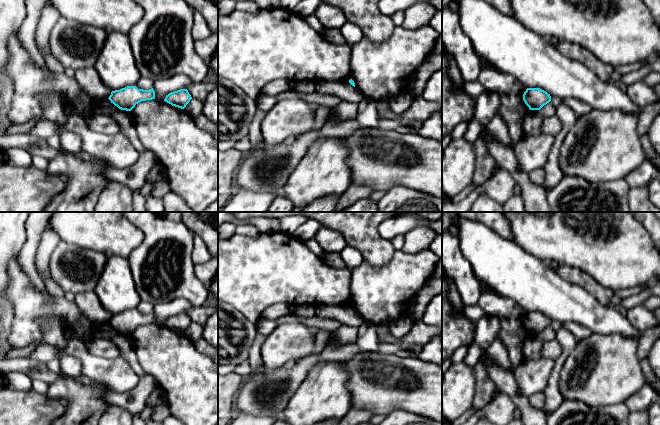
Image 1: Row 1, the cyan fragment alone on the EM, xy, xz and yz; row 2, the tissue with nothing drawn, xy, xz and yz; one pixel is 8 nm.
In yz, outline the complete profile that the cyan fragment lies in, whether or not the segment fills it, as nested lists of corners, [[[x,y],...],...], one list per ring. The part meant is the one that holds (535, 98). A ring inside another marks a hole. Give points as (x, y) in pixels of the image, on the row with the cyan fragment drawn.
[[[527,88],[523,100],[530,110],[540,110],[551,101],[551,96],[540,88]]]

